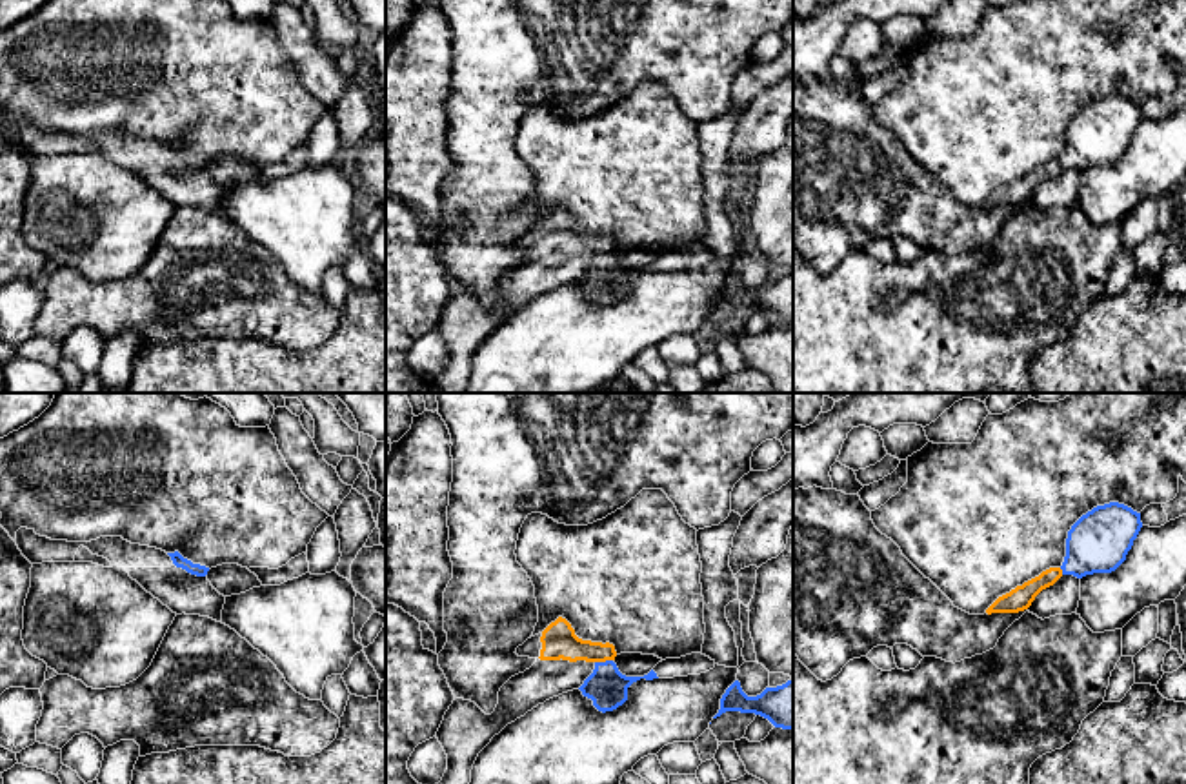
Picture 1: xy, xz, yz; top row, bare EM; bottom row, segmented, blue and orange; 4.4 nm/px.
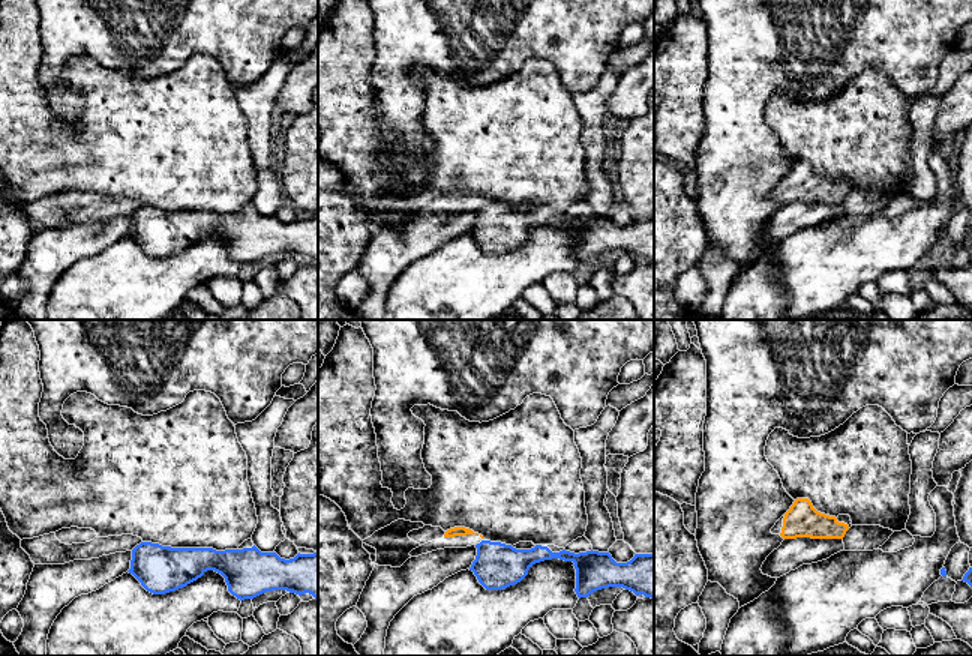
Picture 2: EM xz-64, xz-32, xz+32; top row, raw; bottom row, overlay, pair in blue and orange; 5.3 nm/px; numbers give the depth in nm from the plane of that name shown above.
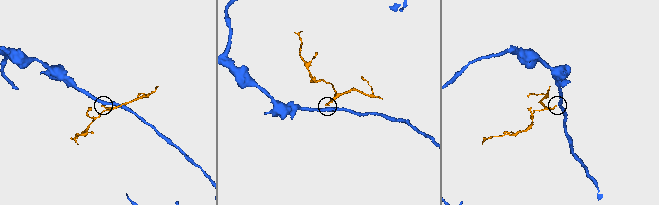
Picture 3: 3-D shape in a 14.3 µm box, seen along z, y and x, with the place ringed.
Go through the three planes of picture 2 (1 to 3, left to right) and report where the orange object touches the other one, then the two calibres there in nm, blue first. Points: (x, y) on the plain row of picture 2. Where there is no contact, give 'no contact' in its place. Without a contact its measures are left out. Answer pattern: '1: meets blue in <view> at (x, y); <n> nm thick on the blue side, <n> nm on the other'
1: no contact
2: no contact
3: no contact

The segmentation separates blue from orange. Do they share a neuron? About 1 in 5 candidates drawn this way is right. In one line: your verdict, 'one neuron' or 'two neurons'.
two neurons

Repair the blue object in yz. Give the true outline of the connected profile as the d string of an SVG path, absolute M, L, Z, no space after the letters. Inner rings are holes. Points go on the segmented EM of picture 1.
M1124 504L1093 508L1068 531L1062 575L1082 578L1115 571L1126 560L1141 528L1141 513Z

